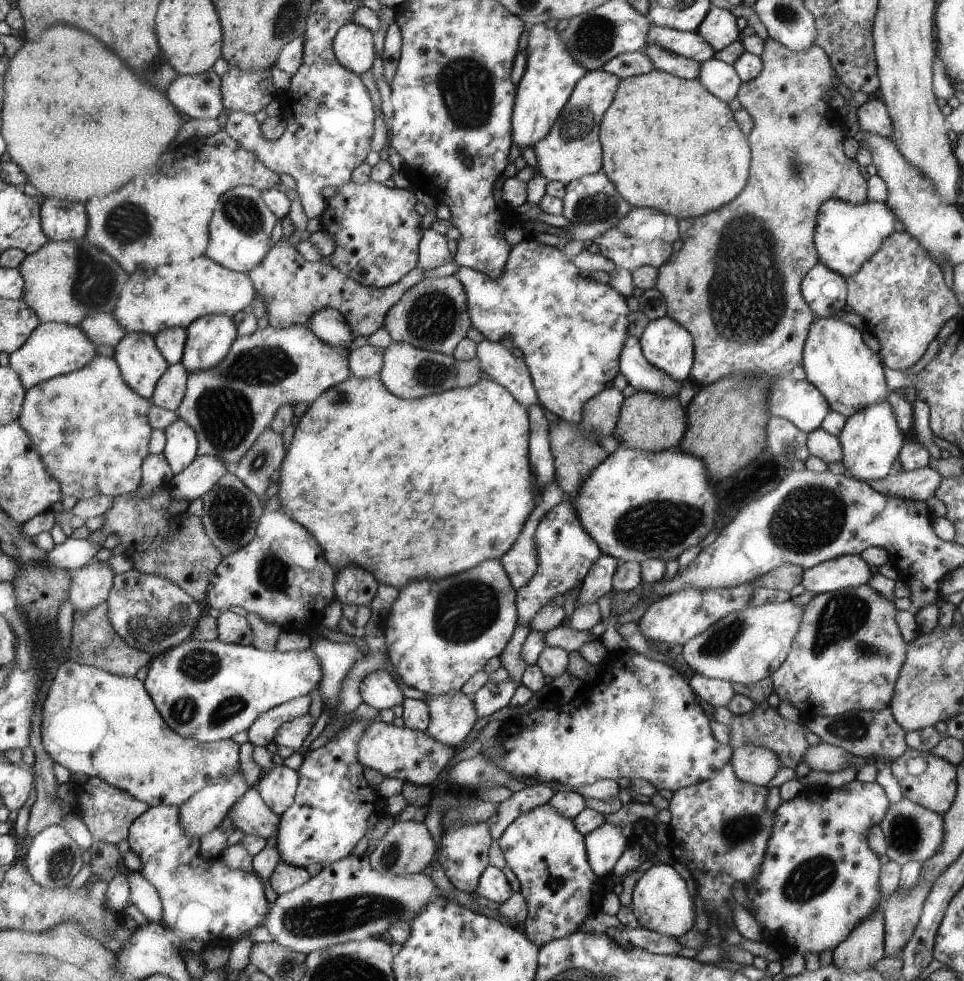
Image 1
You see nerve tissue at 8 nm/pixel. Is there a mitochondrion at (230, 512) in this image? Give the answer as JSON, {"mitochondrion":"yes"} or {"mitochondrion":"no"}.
{"mitochondrion":"yes"}

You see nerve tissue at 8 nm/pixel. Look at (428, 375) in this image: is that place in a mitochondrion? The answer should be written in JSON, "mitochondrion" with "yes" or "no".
{"mitochondrion":"yes"}

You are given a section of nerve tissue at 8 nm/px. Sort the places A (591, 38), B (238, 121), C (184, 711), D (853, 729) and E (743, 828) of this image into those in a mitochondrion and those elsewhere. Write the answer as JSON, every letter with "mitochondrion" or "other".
{"A":"mitochondrion","B":"other","C":"mitochondrion","D":"mitochondrion","E":"mitochondrion"}

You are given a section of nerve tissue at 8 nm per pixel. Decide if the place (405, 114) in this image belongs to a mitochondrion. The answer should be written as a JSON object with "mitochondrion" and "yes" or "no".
{"mitochondrion":"no"}

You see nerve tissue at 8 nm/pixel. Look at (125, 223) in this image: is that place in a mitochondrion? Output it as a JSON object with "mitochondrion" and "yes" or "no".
{"mitochondrion":"yes"}

